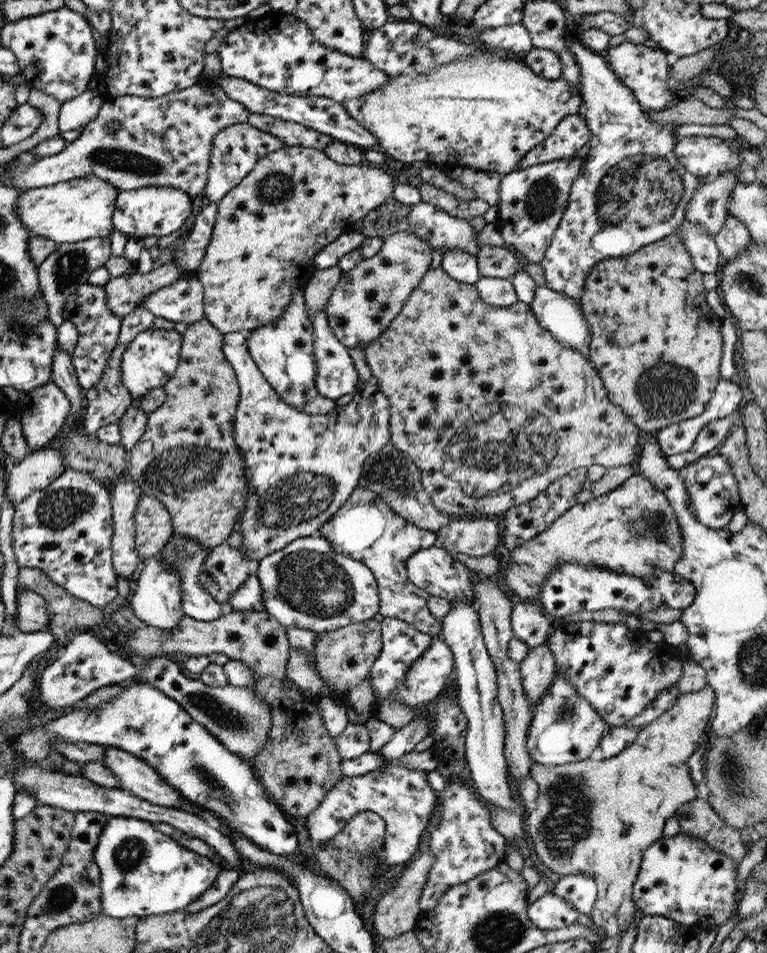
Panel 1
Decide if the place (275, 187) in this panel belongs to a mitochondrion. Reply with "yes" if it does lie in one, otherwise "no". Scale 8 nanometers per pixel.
yes

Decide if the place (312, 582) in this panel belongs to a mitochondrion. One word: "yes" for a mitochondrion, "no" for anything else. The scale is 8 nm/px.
yes

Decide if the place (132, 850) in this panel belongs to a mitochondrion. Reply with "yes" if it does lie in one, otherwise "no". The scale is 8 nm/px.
yes

